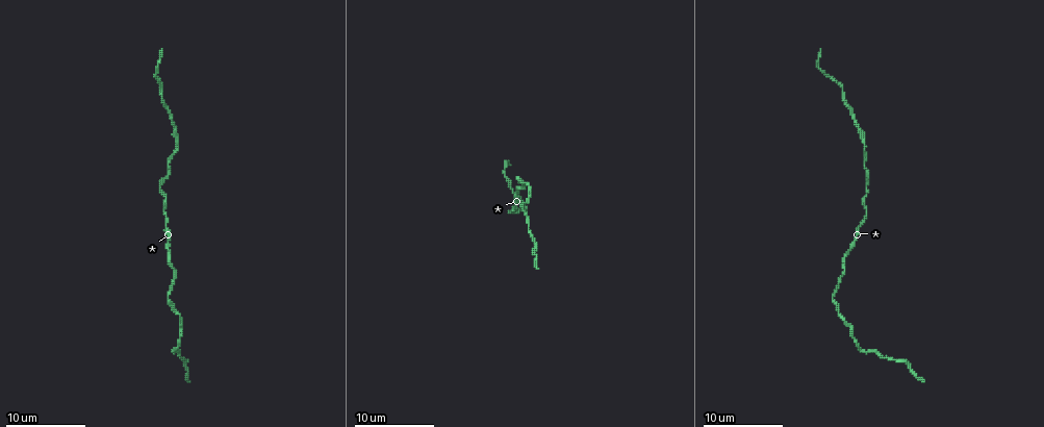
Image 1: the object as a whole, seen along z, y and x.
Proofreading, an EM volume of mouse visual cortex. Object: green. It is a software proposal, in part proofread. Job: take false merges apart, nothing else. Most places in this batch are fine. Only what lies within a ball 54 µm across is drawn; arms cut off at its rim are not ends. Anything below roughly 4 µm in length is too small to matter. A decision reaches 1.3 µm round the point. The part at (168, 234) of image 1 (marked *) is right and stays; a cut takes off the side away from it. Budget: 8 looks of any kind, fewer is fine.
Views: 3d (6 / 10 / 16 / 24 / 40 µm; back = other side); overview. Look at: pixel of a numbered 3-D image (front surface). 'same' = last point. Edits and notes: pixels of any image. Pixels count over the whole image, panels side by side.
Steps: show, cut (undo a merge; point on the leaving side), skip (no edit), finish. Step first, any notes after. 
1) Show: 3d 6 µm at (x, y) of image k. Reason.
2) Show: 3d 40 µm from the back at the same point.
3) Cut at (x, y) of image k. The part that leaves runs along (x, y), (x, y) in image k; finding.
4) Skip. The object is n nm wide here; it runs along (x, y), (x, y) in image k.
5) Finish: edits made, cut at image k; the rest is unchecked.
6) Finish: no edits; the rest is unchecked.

Show: 3d 10 µm at (856, 127) of image 1. Thick turns thin.

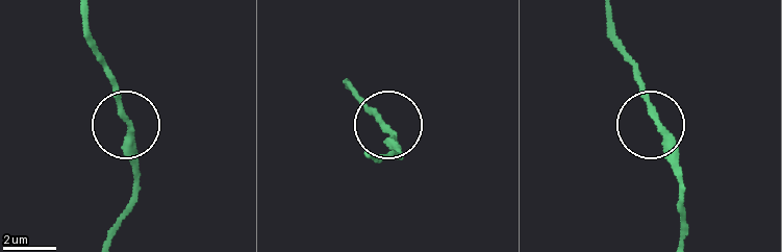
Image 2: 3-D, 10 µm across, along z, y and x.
Show: 3d 6 µm at (390, 132) of image 2.

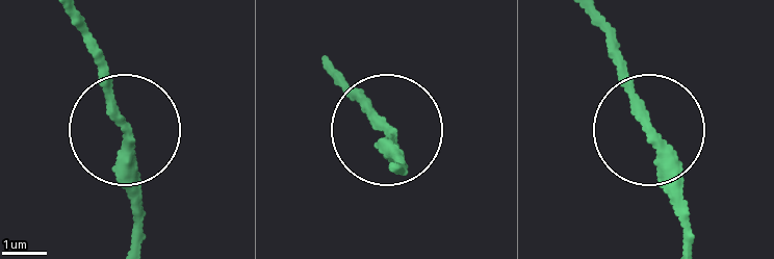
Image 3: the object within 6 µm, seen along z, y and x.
Skip. Continuous, no second neuron.

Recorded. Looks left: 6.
Show: 3d 16 µm at (843, 92) of image 1. Calibre changes.

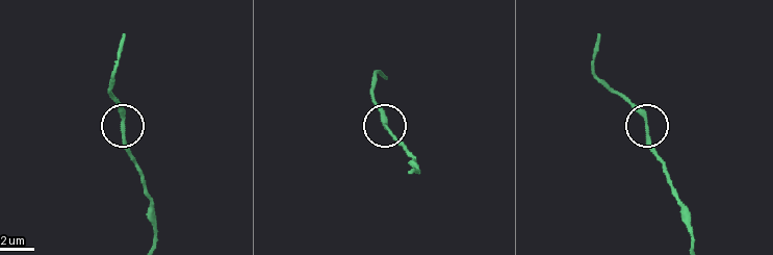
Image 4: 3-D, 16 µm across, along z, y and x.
Skip. Continuous, no second neuron.

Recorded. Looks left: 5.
Show: 3d 10 µm at (517, 212) of image 1. Calibre changes.

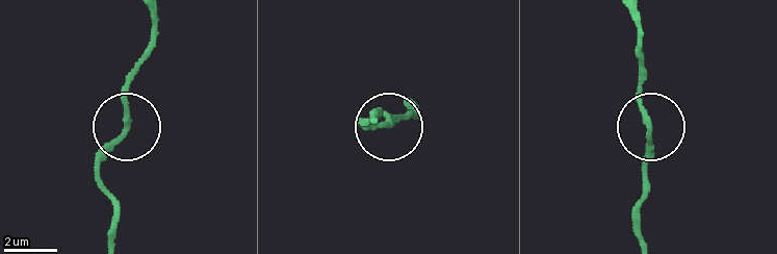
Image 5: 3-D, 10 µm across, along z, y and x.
Show: 3d 6 µm at (389, 123) of image 5.

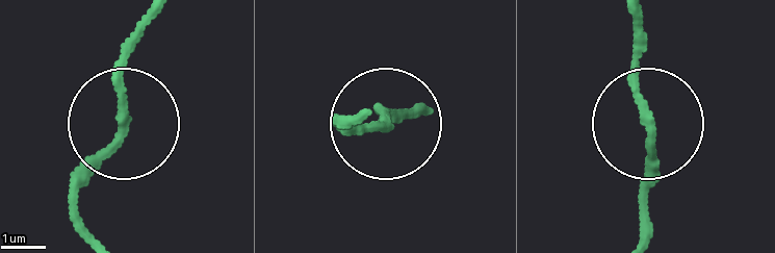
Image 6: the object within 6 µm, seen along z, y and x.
Skip. It runs along (92, 232), (73, 187), (125, 121), (118, 53), (136, 24) in image 6; all the same neuron.

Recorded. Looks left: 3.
Show: 3d 10 µm at (534, 240) of image 1.

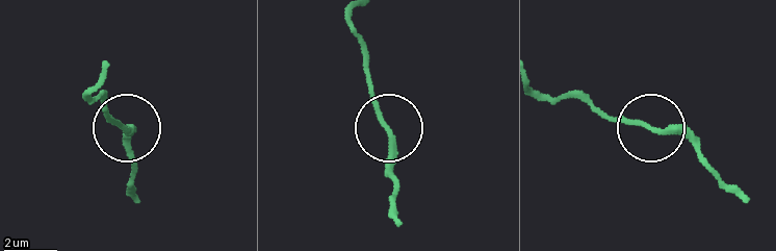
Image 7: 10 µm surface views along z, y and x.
Skip. It runs along (540, 93), (587, 99), (614, 117), (674, 128), (705, 157) in image 7; continuous, no second neuron.

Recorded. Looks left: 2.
Finish: no edits; the rest is unchecked.

